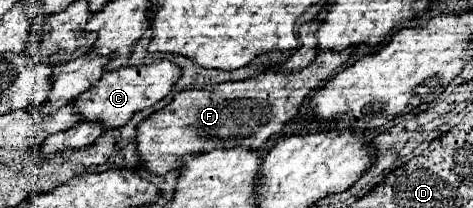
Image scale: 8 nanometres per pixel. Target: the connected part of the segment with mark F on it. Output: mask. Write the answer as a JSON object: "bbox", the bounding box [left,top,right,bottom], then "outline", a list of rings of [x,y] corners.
{"bbox":[136,49,352,175],"outline":[[[346,49],[342,53],[336,51],[320,51],[316,59],[310,63],[310,67],[304,67],[298,73],[274,73],[266,71],[258,77],[244,79],[238,83],[226,83],[220,87],[214,87],[212,91],[180,91],[174,95],[174,99],[160,111],[154,111],[150,117],[146,117],[140,127],[136,129],[136,149],[142,167],[150,175],[166,175],[168,171],[176,169],[180,165],[180,159],[186,155],[202,155],[212,149],[230,149],[230,147],[246,147],[246,149],[260,149],[268,137],[278,133],[288,119],[292,119],[298,113],[298,107],[302,105],[302,99],[308,97],[320,81],[326,81],[334,69],[344,65],[350,59],[352,49]]]}

